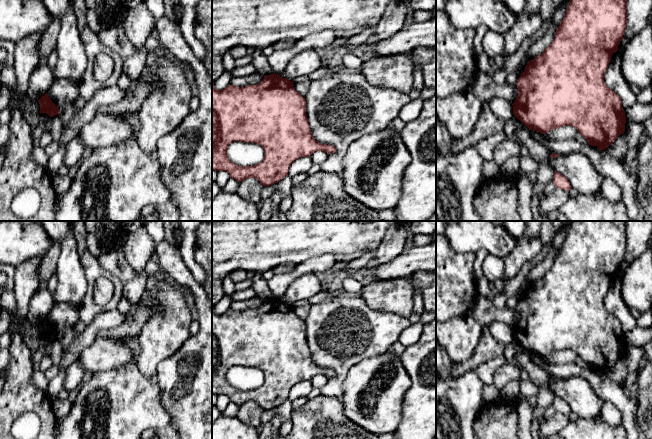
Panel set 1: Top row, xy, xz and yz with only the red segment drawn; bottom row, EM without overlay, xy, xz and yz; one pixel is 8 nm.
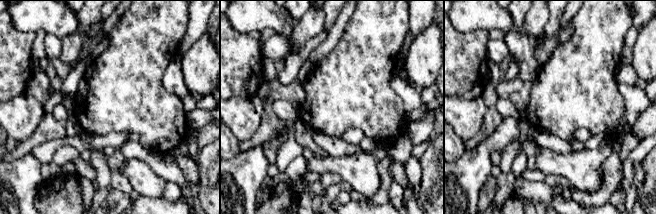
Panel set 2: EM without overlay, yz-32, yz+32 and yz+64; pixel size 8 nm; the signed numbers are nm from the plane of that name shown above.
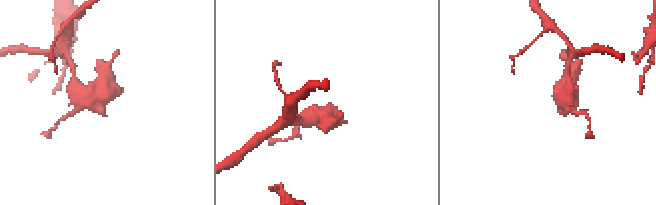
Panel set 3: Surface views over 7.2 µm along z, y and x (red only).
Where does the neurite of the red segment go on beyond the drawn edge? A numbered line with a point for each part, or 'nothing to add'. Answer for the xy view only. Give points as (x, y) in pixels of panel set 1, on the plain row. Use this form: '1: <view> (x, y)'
nothing to add

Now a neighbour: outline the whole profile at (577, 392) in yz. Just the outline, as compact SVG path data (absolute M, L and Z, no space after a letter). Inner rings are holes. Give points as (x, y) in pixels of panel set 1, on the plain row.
M560 378L556 382L549 379L546 386L553 395L565 400L571 411L580 418L594 418L602 412L603 399L597 396L589 382L583 378Z

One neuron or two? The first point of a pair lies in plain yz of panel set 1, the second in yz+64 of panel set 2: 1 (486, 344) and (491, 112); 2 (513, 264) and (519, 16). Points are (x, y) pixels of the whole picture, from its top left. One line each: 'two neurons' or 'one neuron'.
1: one neuron
2: two neurons

